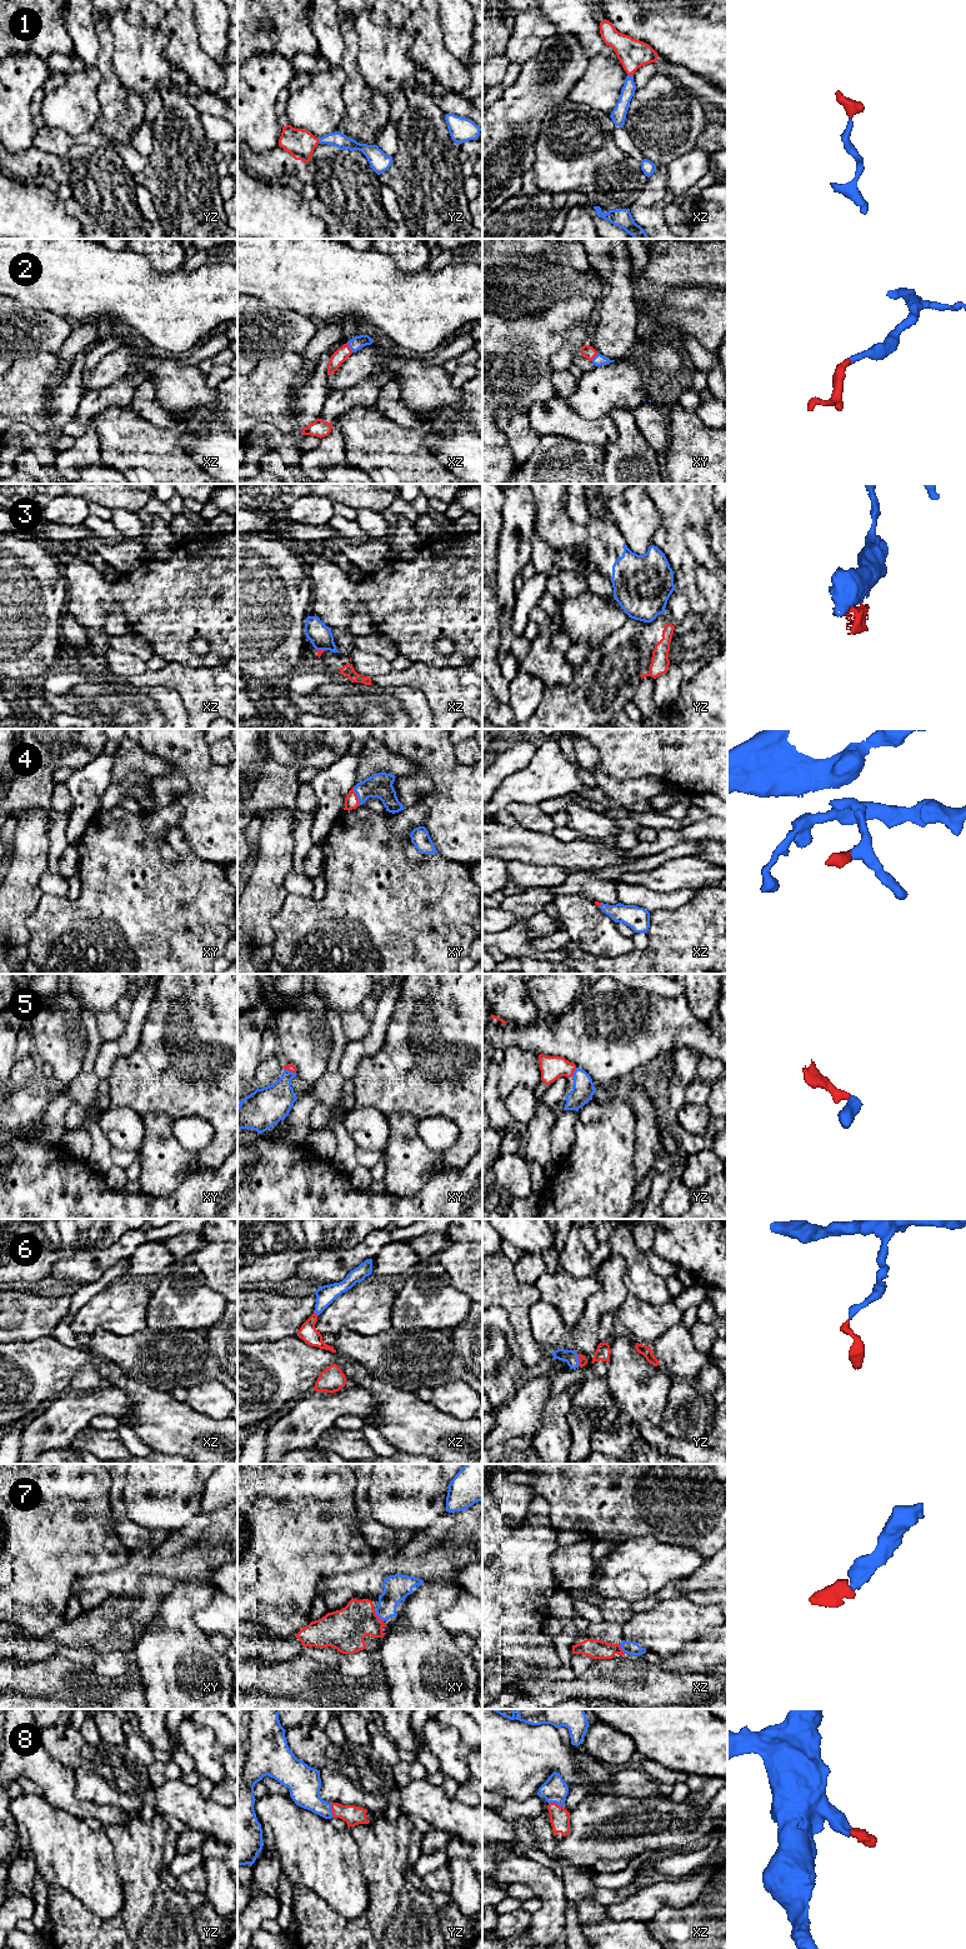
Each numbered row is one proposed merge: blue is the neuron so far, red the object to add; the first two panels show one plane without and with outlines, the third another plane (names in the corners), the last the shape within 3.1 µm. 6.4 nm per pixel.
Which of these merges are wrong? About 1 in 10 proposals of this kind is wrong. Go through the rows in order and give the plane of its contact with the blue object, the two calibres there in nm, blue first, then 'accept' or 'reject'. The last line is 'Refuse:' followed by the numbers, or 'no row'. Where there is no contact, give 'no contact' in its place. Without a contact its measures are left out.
1: contact in xz; calibres 90 and 190 nm; accept
2: contact in xz; calibres 90 and 90 nm; accept
3: contact in xz; calibres 150 and 30 nm; reject
4: contact in xy; calibres 160 and 90 nm; accept
5: contact in yz; calibres 140 and 150 nm; accept
6: contact in yz; calibres 90 and 60 nm; accept
7: contact in xy; calibres 170 and 260 nm; accept
8: contact in yz; calibres 220 and 120 nm; accept
Refuse: 3

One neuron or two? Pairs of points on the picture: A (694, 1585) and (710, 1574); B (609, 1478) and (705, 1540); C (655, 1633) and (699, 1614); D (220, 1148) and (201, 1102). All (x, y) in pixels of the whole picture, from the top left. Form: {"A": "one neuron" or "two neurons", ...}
{"A": "one neuron", "B": "one neuron", "C": "one neuron", "D": "one neuron"}

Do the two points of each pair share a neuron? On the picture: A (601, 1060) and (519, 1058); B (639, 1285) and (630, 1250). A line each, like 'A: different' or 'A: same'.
A: different
B: same

